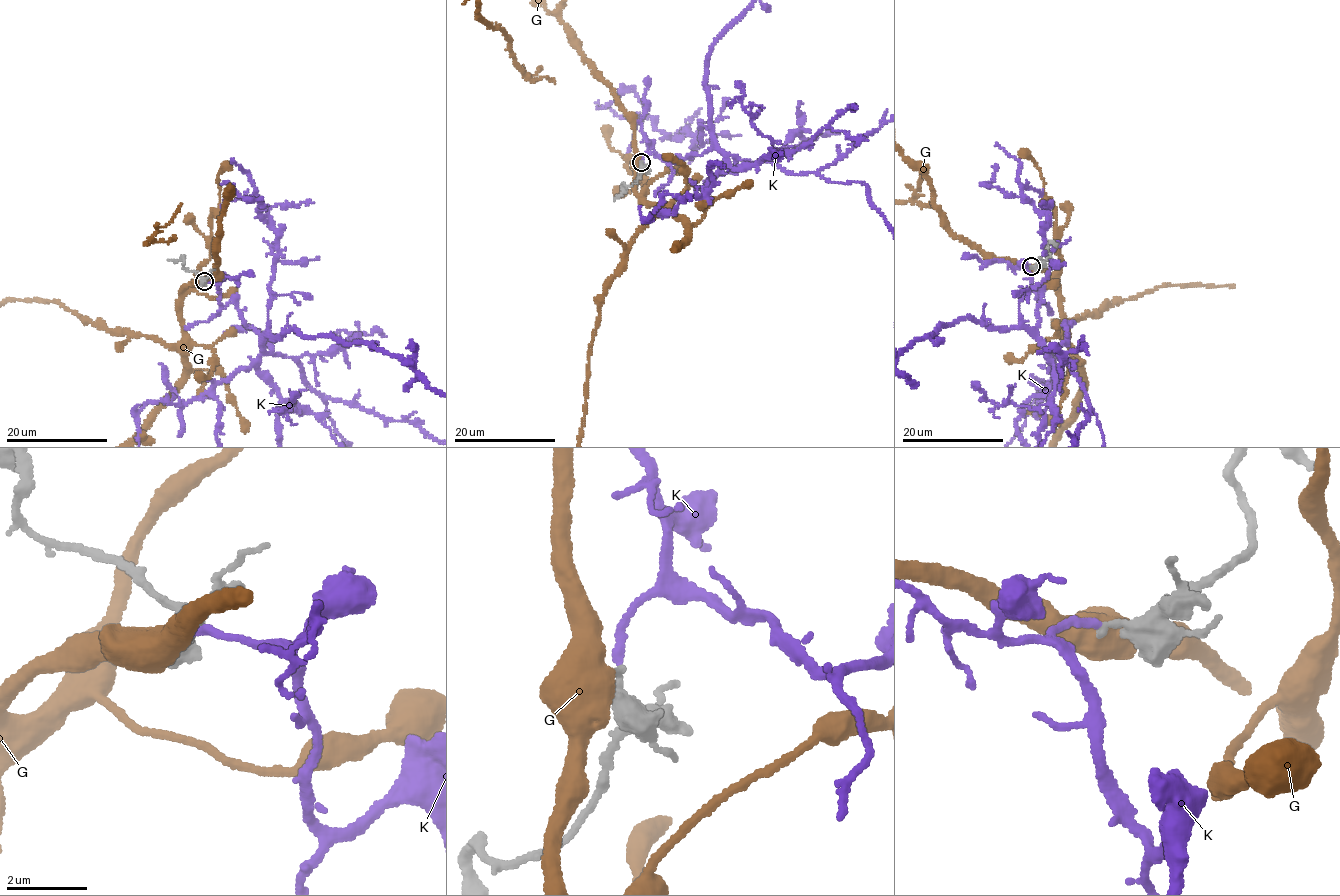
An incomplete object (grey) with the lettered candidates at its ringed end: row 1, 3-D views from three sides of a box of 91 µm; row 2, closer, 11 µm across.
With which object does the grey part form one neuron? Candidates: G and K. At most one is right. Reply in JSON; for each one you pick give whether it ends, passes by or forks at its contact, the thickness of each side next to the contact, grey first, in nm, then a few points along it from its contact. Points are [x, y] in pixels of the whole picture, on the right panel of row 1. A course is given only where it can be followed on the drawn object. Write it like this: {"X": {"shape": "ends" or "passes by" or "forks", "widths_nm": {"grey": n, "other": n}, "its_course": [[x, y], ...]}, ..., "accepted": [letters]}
{"K": {"shape": "ends", "widths_nm": {"grey": 240, "other": 190}}, "accepted": ["K"]}

